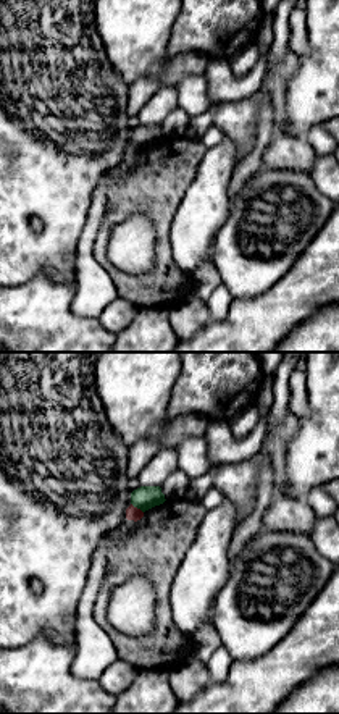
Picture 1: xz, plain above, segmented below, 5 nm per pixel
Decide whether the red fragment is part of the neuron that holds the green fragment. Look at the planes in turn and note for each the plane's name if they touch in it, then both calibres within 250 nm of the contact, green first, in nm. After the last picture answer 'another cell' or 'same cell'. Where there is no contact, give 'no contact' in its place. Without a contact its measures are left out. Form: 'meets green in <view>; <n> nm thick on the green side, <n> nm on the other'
meets green in xz; 120 nm thick on the green side, 70 nm on the other

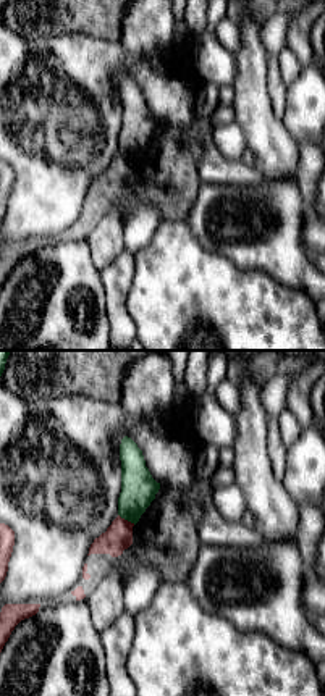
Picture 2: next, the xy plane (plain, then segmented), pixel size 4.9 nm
meets green in xy; 180 nm thick on the green side, 140 nm on the other

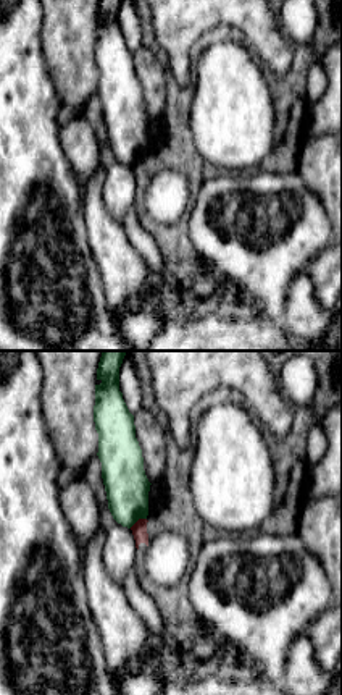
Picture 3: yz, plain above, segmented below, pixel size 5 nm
meets green in yz; 220 nm thick on the green side, 80 nm on the other

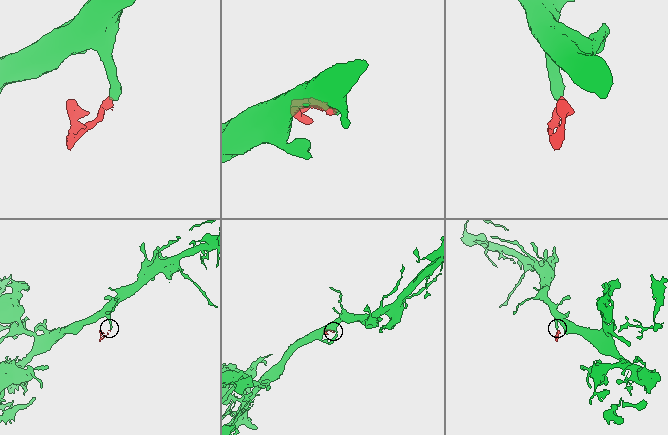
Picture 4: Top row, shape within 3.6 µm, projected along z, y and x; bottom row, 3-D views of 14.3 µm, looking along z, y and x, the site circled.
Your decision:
another cell

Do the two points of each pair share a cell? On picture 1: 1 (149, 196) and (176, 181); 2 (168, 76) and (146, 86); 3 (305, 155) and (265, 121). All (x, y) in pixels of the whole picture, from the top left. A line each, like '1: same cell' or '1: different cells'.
1: same cell
2: same cell
3: different cells

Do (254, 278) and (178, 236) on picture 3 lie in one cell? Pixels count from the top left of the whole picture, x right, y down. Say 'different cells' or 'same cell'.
different cells

